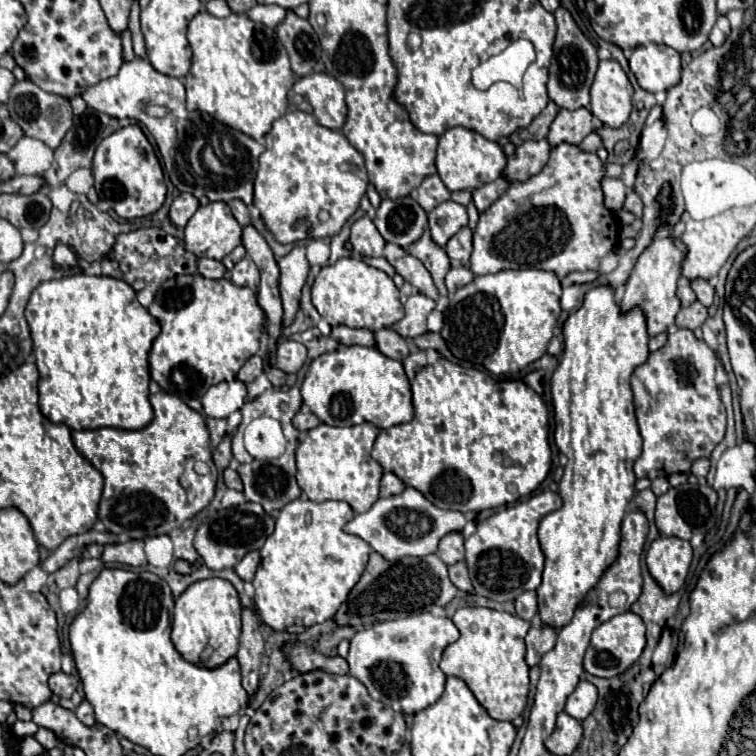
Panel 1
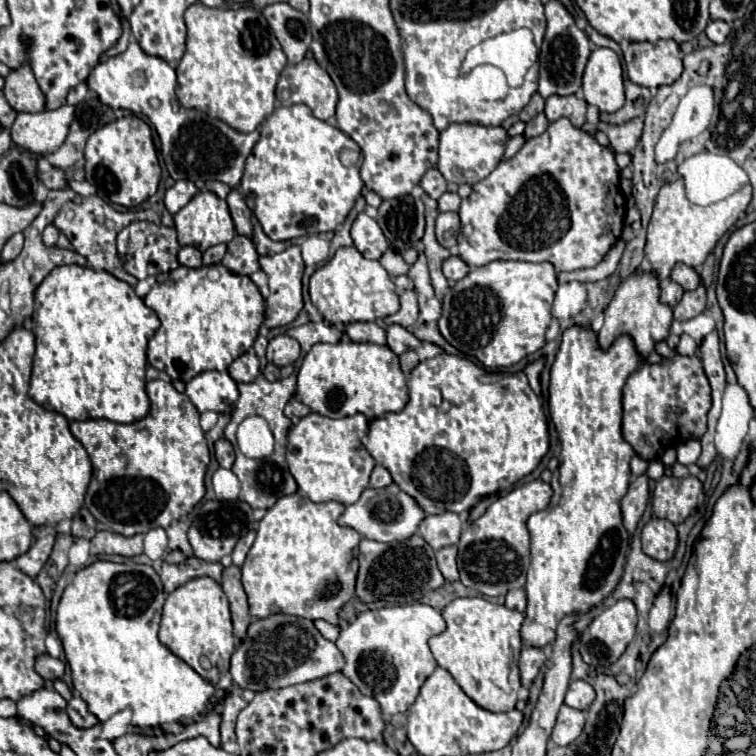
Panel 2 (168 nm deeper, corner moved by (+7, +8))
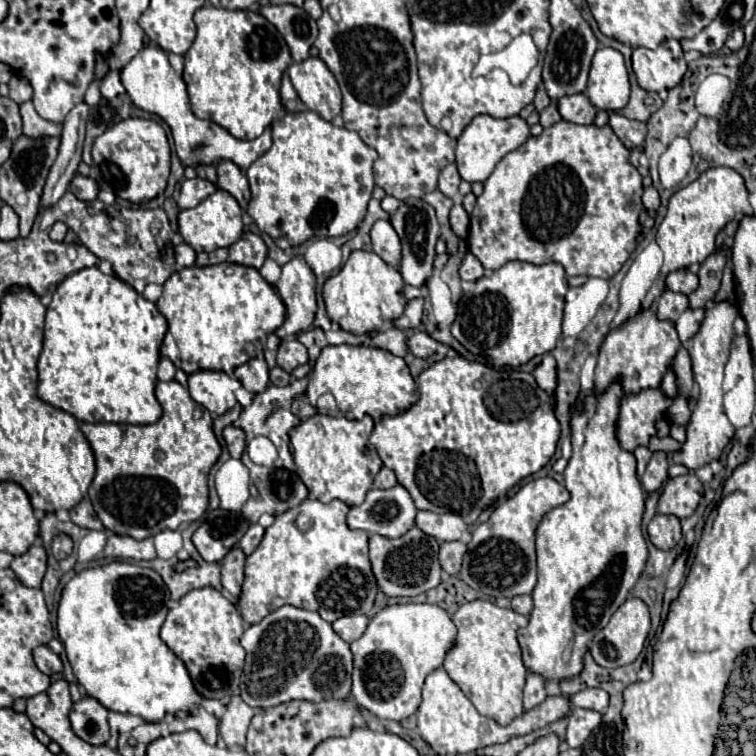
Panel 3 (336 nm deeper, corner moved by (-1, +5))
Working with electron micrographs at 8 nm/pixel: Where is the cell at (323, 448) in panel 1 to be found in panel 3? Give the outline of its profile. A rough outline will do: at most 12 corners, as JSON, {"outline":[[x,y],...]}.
{"outline":[[372,419],[290,431],[310,497],[360,505],[382,461]]}

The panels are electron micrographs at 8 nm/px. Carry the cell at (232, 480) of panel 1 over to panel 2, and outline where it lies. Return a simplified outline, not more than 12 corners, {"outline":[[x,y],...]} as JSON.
{"outline":[[226,438],[216,440],[218,464],[232,468],[234,448]]}

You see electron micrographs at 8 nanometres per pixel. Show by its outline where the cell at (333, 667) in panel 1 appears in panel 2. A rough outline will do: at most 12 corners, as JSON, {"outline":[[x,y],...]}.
{"outline":[[312,620],[250,624],[232,654],[242,690],[330,676],[344,656]]}

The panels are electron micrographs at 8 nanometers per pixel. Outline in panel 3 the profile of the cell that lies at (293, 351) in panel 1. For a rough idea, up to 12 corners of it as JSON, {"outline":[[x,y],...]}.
{"outline":[[296,337],[282,339],[278,365],[290,373],[308,361],[308,351]]}

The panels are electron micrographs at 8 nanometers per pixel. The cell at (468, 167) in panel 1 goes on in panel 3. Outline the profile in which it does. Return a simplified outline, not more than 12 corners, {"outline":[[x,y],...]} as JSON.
{"outline":[[474,117],[456,143],[456,167],[484,183],[530,137],[520,117]]}

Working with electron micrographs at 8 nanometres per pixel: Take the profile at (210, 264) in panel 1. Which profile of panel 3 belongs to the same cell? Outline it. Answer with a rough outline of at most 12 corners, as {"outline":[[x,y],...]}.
{"outline":[[186,243],[174,247],[176,263],[192,267],[196,253]]}

